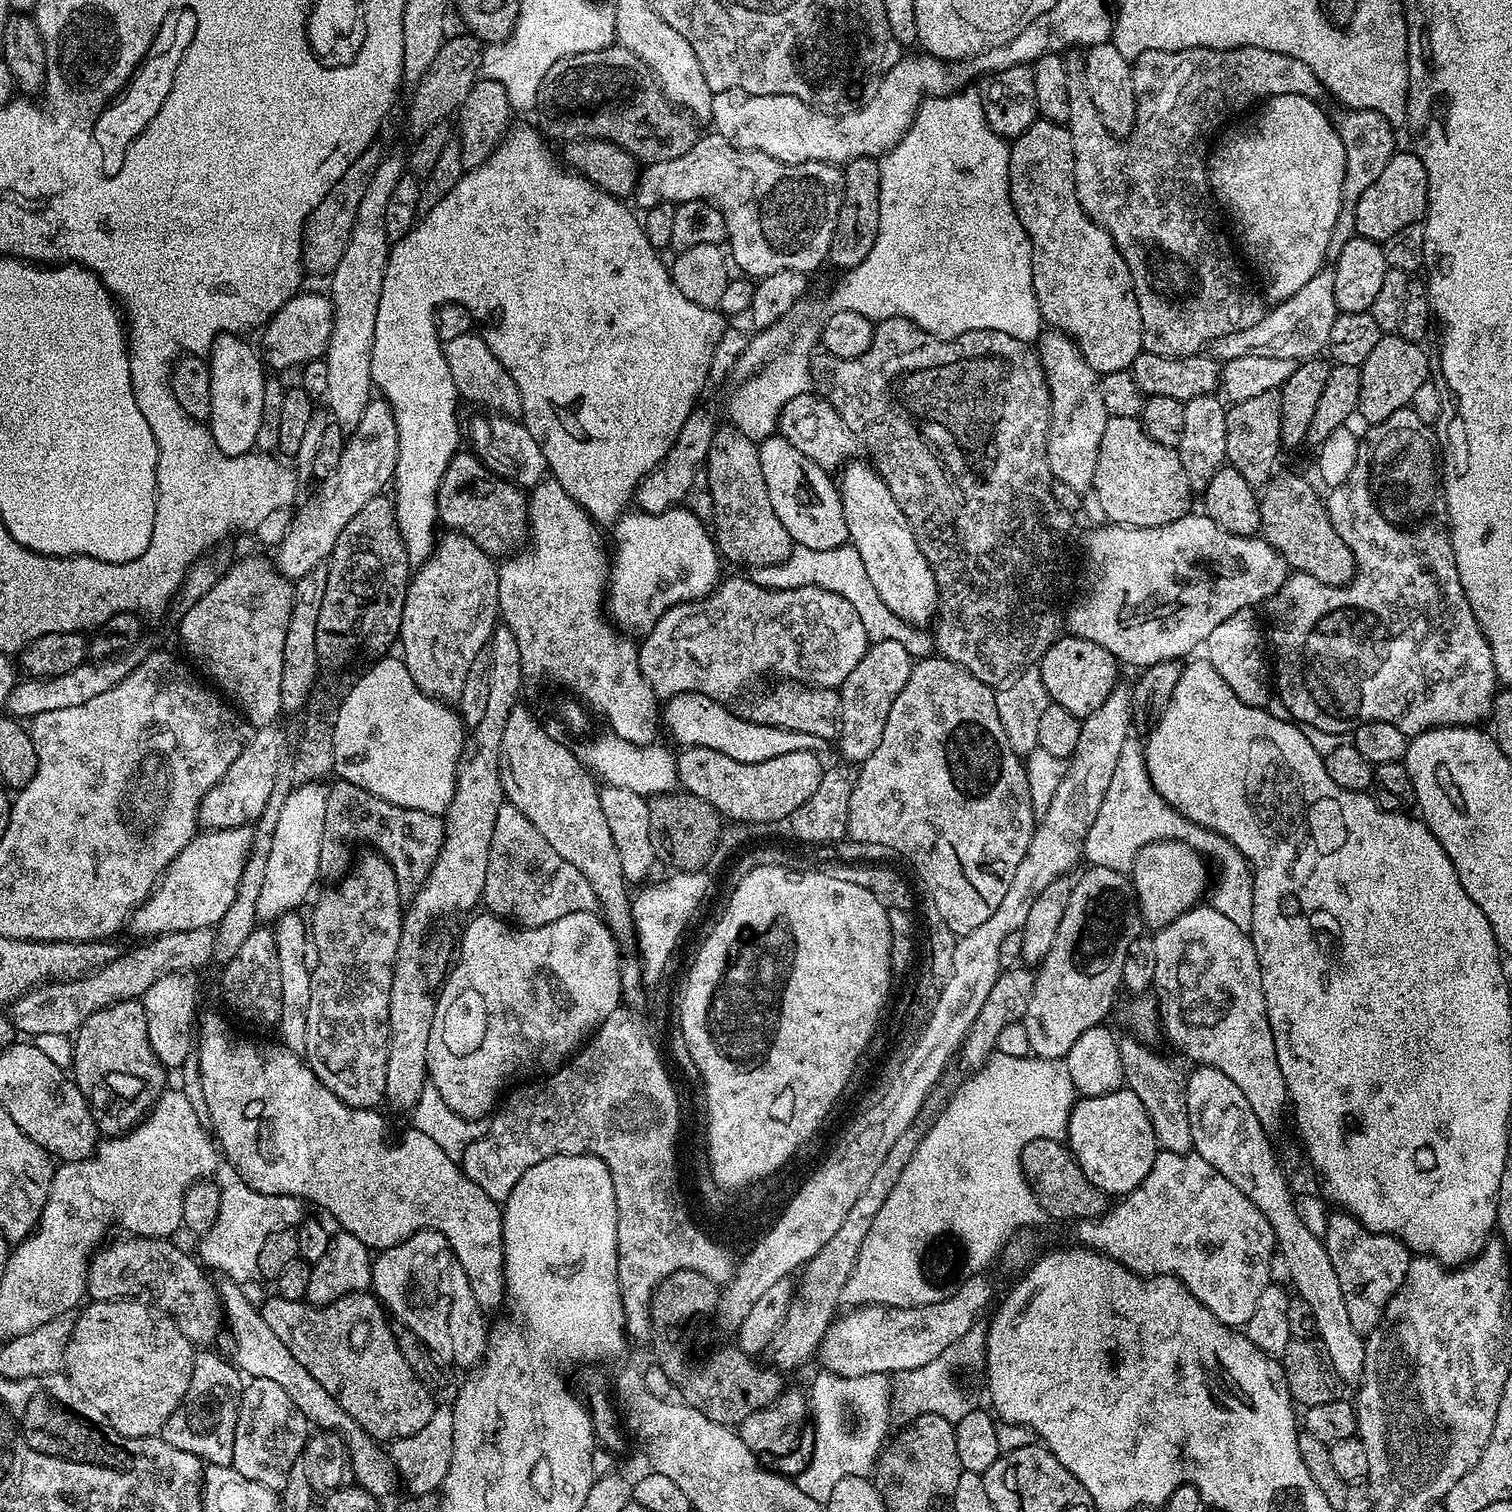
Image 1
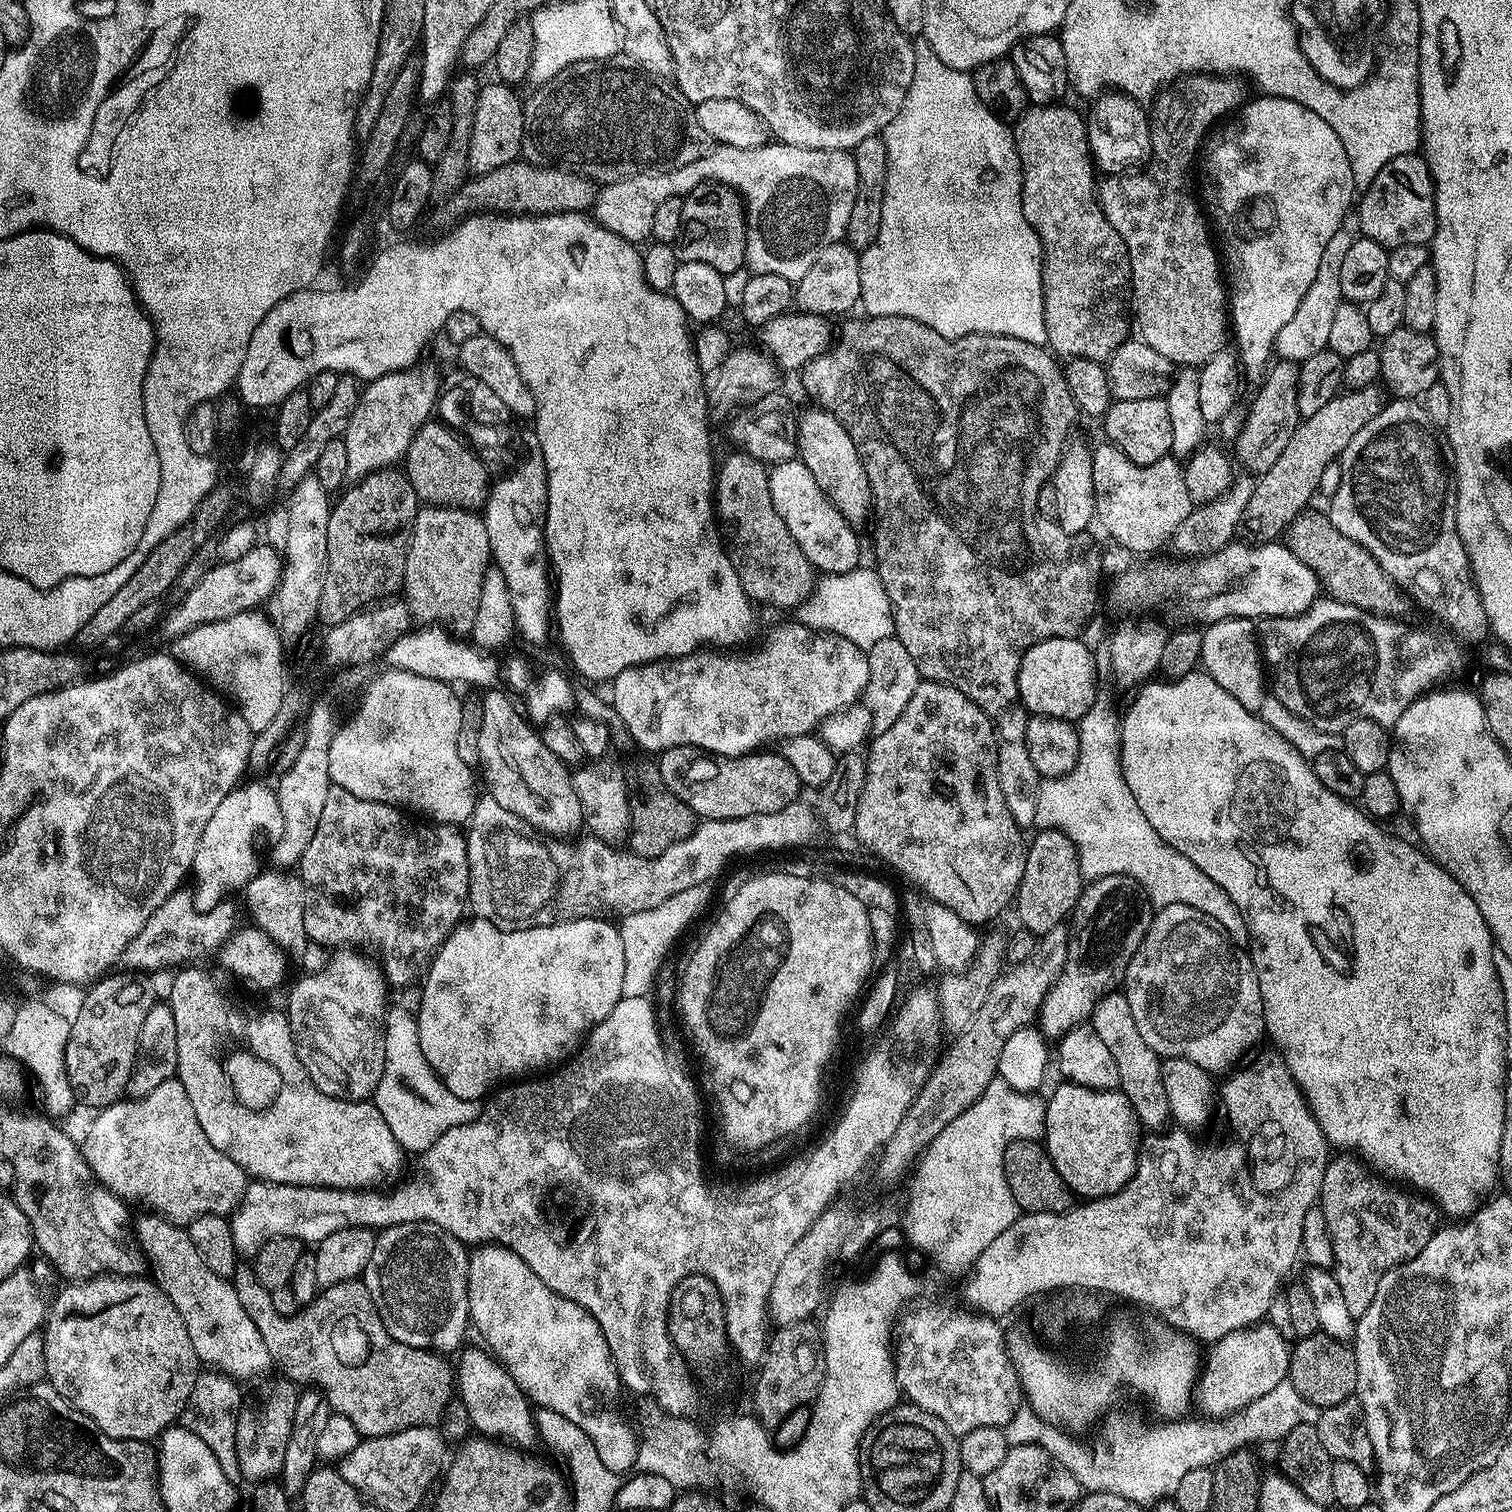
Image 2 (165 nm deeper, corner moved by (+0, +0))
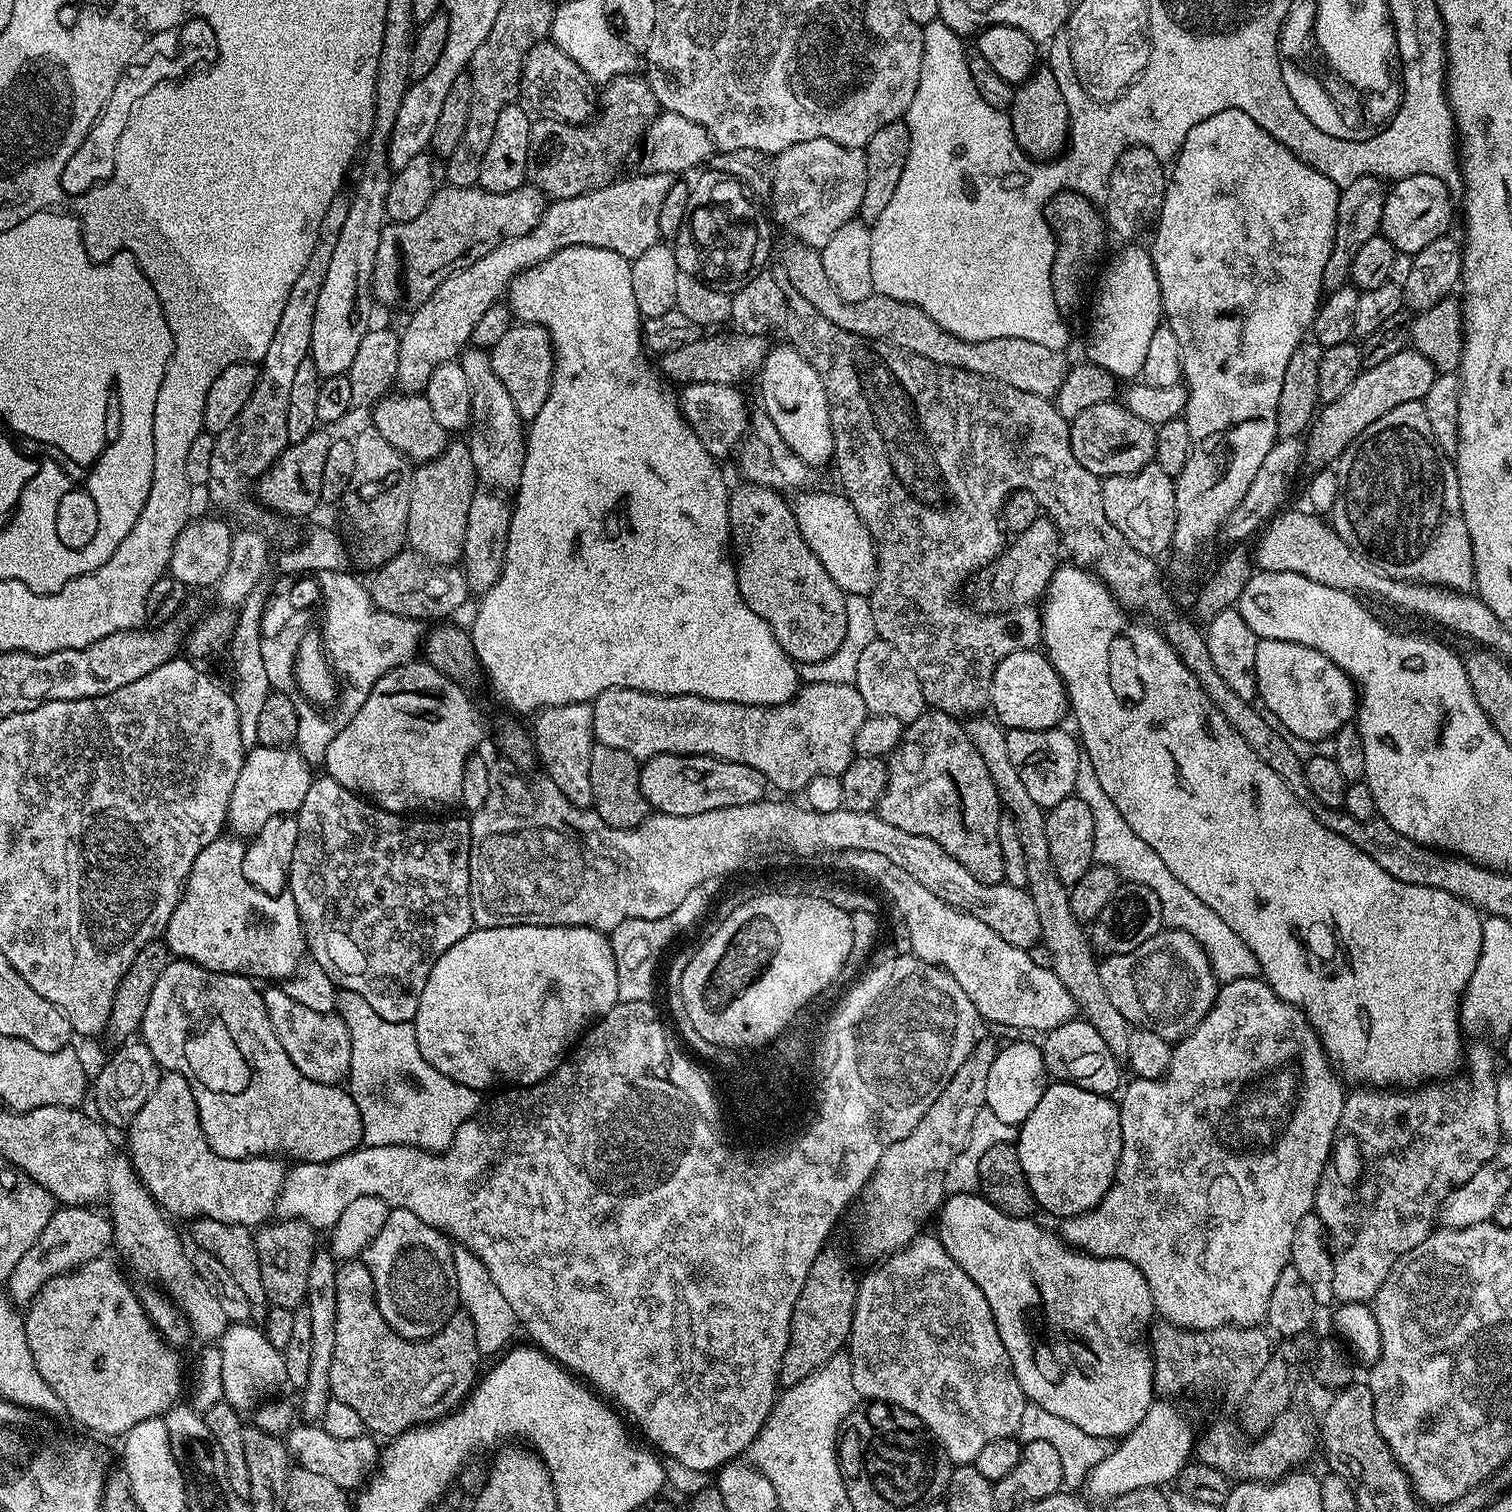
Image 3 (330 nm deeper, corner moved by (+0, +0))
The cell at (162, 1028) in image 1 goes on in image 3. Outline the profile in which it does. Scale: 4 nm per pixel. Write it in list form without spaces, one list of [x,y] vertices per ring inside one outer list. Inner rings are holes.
[[[124,1042],[117,1048],[120,1049],[101,1066],[96,1080],[94,1076],[90,1096],[91,1099],[96,1099],[97,1113],[95,1112],[95,1115],[105,1125],[113,1129],[124,1130],[134,1122],[142,1106],[146,1106],[150,1094],[154,1094],[162,1075],[162,1069],[160,1063],[154,1058],[154,1054],[150,1054],[150,1050],[142,1042]]]

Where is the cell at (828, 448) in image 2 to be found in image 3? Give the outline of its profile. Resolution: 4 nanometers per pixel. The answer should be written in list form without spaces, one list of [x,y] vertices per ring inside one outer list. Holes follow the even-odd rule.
[[[787,342],[769,347],[763,366],[758,373],[760,380],[760,400],[763,412],[774,422],[774,430],[790,446],[802,462],[809,466],[824,464],[833,459],[834,438],[830,426],[830,410],[826,390],[822,386],[822,378],[818,378],[818,370],[798,354],[798,350]]]

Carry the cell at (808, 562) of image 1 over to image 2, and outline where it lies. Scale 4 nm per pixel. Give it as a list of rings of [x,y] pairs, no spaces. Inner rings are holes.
[[[858,566],[842,574],[824,574],[815,581],[807,604],[801,605],[798,618],[807,628],[821,634],[840,636],[858,648],[870,649],[893,635],[892,607],[880,576],[871,567]]]

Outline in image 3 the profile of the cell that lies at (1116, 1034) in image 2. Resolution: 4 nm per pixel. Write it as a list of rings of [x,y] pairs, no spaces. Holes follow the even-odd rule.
[[[976,714],[967,721],[968,737],[970,742],[974,742],[978,754],[982,754],[982,762],[986,762],[990,778],[994,778],[994,786],[998,790],[1001,805],[1007,811],[1008,808],[1012,811],[1010,820],[1017,826],[1018,838],[1026,854],[1026,871],[1029,879],[1026,890],[1034,898],[1042,942],[1050,948],[1054,957],[1052,971],[1076,999],[1076,1005],[1083,1019],[1088,1020],[1090,1026],[1098,1030],[1098,1034],[1102,1034],[1106,1046],[1110,1046],[1110,1050],[1118,1058],[1127,1057],[1130,1025],[1126,1018],[1122,1018],[1122,1014],[1118,1014],[1114,1002],[1110,1002],[1110,997],[1106,994],[1106,986],[1102,986],[1097,961],[1095,959],[1092,961],[1094,949],[1089,933],[1085,925],[1077,920],[1076,915],[1070,910],[1069,885],[1060,881],[1054,870],[1054,862],[1050,858],[1050,842],[1046,842],[1045,809],[1040,808],[1038,802],[1034,802],[1034,798],[1030,798],[1026,786],[1022,786],[1022,778],[1018,778],[1018,770],[1014,762],[1010,762],[1005,729],[995,719],[987,720],[986,717],[984,714]]]

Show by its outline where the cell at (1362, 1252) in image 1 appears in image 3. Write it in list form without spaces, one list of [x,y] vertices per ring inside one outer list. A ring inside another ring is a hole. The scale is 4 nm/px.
[[[1476,1044],[1467,1049],[1466,1068],[1468,1073],[1453,1075],[1451,1078],[1441,1079],[1439,1082],[1429,1082],[1419,1086],[1413,1086],[1407,1090],[1393,1090],[1392,1088],[1374,1088],[1371,1086],[1360,1086],[1349,1091],[1344,1098],[1342,1106],[1342,1118],[1338,1118],[1338,1126],[1334,1134],[1332,1152],[1328,1156],[1328,1164],[1324,1167],[1324,1173],[1320,1176],[1320,1181],[1316,1187],[1316,1202],[1314,1211],[1324,1224],[1324,1231],[1330,1241],[1330,1251],[1334,1262],[1334,1294],[1340,1304],[1358,1302],[1366,1304],[1375,1301],[1378,1290],[1382,1282],[1386,1282],[1386,1274],[1394,1270],[1394,1262],[1402,1258],[1418,1242],[1426,1242],[1426,1238],[1434,1231],[1438,1224],[1440,1208],[1444,1205],[1445,1198],[1450,1195],[1462,1182],[1467,1182],[1473,1174],[1478,1174],[1490,1158],[1500,1149],[1502,1143],[1502,1133],[1500,1130],[1500,1119],[1498,1118],[1498,1098],[1496,1097],[1496,1082],[1498,1071],[1496,1072],[1496,1056],[1484,1044]]]

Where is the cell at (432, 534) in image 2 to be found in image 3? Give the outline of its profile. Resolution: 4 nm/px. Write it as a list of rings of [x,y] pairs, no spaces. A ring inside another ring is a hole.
[[[453,439],[444,447],[444,453],[433,460],[423,461],[410,477],[410,518],[408,519],[407,547],[424,557],[433,566],[452,566],[463,557],[470,500],[478,490],[476,467],[470,458],[470,450],[463,439]]]

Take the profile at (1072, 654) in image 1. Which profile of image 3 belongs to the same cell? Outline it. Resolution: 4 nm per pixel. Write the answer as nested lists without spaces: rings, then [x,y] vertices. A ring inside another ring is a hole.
[[[1023,648],[998,662],[992,683],[991,711],[1005,729],[1046,730],[1055,728],[1069,711],[1068,691],[1047,655],[1036,648]]]

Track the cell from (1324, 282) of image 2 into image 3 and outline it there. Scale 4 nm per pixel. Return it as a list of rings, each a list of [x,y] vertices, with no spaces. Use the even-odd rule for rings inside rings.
[[[1363,176],[1342,189],[1338,202],[1336,229],[1334,230],[1334,250],[1330,250],[1330,259],[1326,262],[1326,270],[1322,270],[1324,286],[1328,292],[1343,288],[1349,283],[1354,254],[1358,254],[1358,250],[1362,250],[1362,245],[1370,242],[1370,238],[1374,238],[1380,232],[1382,210],[1386,206],[1387,197],[1388,188],[1385,181],[1378,176]]]

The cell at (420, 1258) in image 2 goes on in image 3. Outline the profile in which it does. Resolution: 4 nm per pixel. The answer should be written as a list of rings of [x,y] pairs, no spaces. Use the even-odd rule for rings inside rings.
[[[394,1208],[389,1211],[386,1226],[378,1230],[378,1238],[374,1238],[374,1242],[370,1242],[370,1246],[364,1251],[362,1259],[370,1270],[370,1278],[374,1278],[378,1310],[402,1338],[425,1340],[438,1334],[438,1330],[442,1330],[442,1326],[446,1326],[446,1322],[450,1322],[450,1318],[461,1307],[460,1298],[456,1295],[453,1247],[453,1241],[445,1233],[422,1222],[418,1214]]]

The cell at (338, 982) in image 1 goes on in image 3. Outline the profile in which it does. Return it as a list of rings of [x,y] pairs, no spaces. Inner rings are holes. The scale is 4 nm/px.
[[[280,986],[265,987],[263,994],[266,1014],[270,1014],[274,1034],[278,1034],[282,1050],[290,1054],[290,1062],[314,1082],[339,1085],[347,1077],[352,1058],[352,1042],[344,1019],[339,1014],[310,1010],[302,1002],[294,1002]]]

